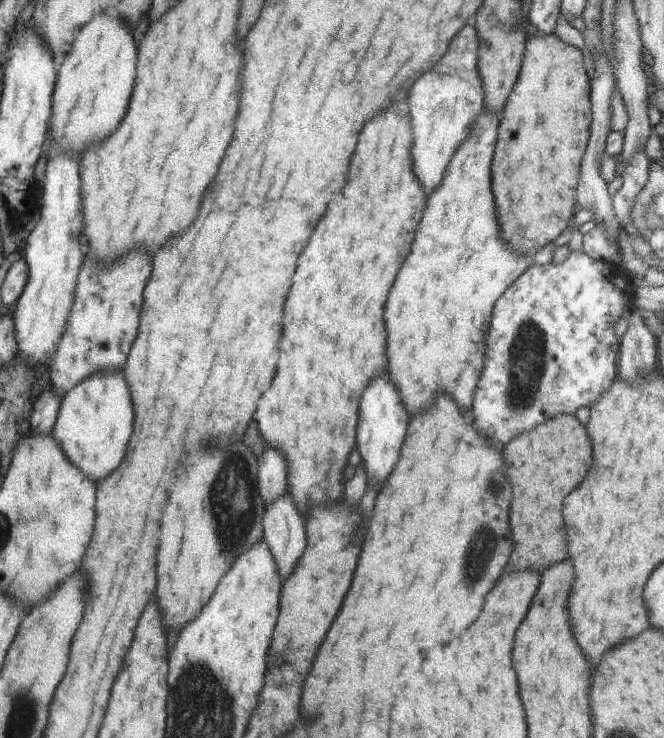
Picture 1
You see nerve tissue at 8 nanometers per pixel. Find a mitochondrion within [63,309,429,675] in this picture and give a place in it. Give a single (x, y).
(231, 499)

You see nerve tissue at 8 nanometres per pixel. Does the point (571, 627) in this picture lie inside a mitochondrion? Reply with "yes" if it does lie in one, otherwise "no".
no

